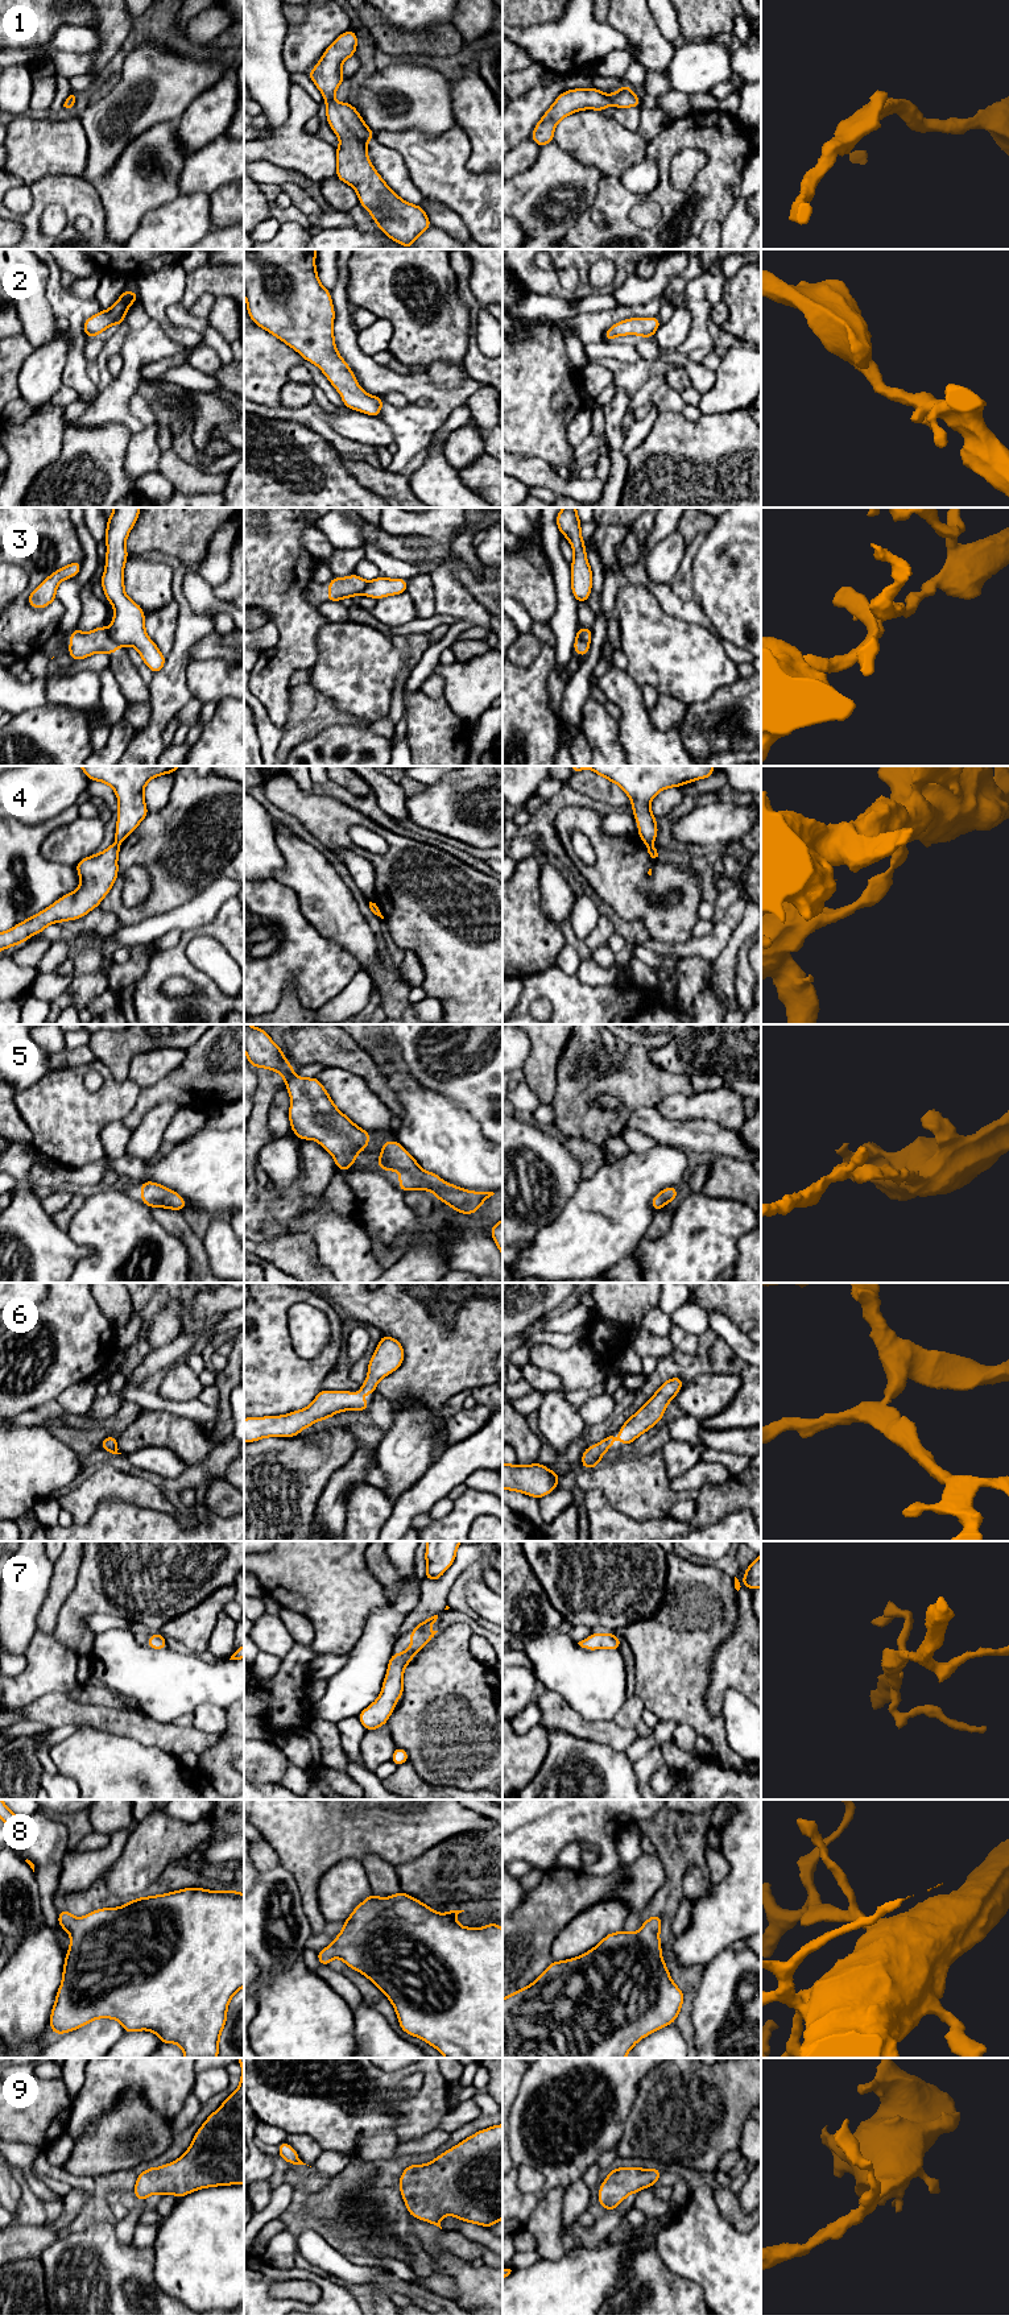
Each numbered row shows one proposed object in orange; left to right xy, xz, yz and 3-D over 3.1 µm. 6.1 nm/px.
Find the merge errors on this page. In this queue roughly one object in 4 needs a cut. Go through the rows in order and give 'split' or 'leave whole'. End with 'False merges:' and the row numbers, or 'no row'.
1: leave whole
2: leave whole
3: split
4: split
5: leave whole
6: leave whole
7: leave whole
8: leave whole
9: leave whole
False merges: 3, 4

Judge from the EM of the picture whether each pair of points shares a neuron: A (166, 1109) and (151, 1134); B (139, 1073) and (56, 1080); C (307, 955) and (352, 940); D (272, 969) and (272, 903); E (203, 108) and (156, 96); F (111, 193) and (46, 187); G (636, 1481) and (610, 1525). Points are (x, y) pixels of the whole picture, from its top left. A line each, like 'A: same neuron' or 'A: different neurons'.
A: same neuron
B: different neurons
C: different neurons
D: same neuron
E: different neurons
F: different neurons
G: different neurons

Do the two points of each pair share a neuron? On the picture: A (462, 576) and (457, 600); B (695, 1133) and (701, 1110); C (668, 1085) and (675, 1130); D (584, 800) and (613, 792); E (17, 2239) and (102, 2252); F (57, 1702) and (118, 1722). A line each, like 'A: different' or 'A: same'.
A: different
B: different
C: different
D: different
E: different
F: same

